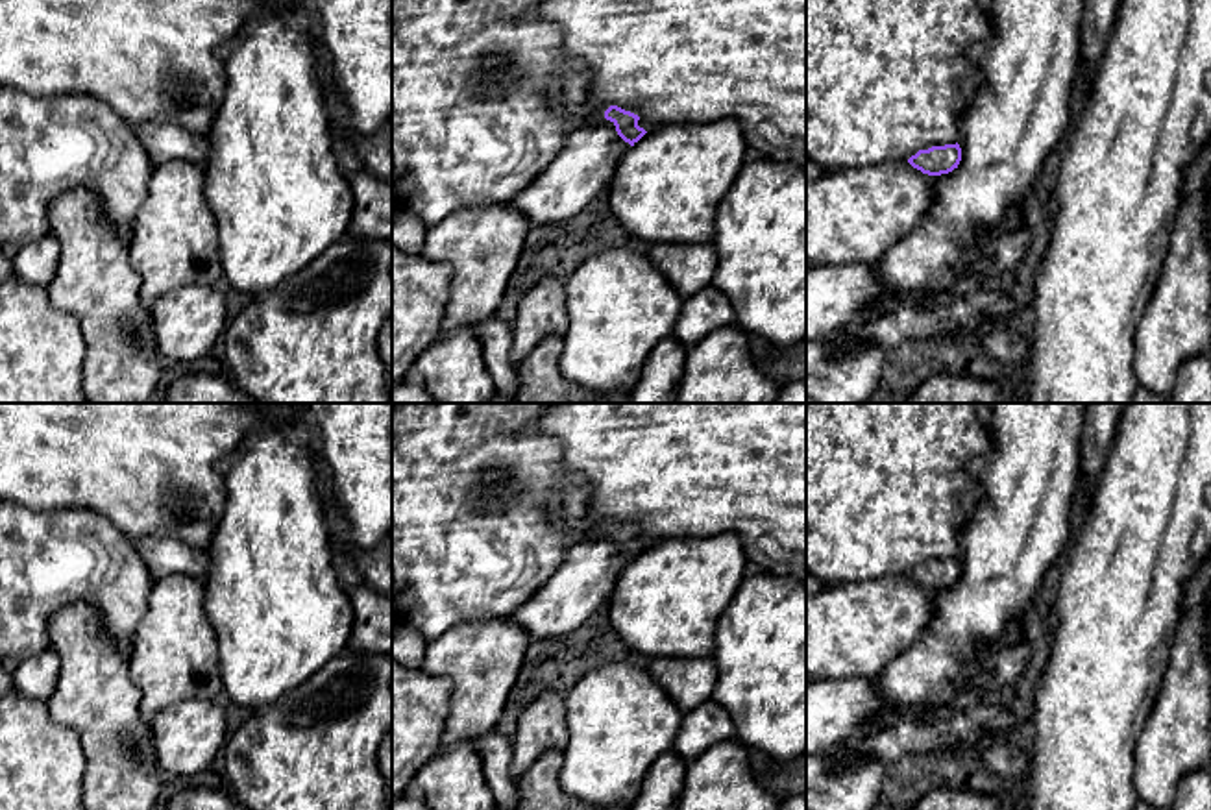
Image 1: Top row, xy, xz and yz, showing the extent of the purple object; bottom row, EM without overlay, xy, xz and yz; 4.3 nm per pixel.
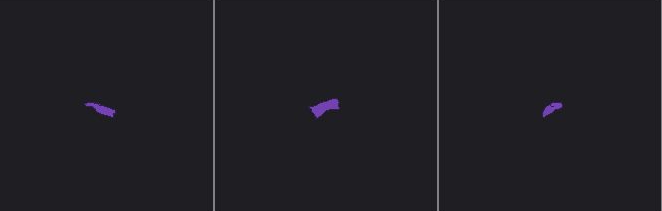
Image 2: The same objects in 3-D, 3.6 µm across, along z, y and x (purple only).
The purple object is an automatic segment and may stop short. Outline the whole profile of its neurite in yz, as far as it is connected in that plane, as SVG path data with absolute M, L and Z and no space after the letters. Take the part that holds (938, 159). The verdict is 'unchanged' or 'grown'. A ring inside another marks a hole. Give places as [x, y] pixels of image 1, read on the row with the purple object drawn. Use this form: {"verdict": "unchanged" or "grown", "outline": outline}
{"verdict": "unchanged", "outline": "M960 144L932 146L928 150L919 150L908 159L908 163L928 176L948 174L958 168L961 161Z"}

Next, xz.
{"verdict": "grown", "outline": "M610 105L605 118L616 128L595 120L582 124L544 172L508 202L531 226L579 215L606 189L619 157L647 133L638 115L618 105Z"}

